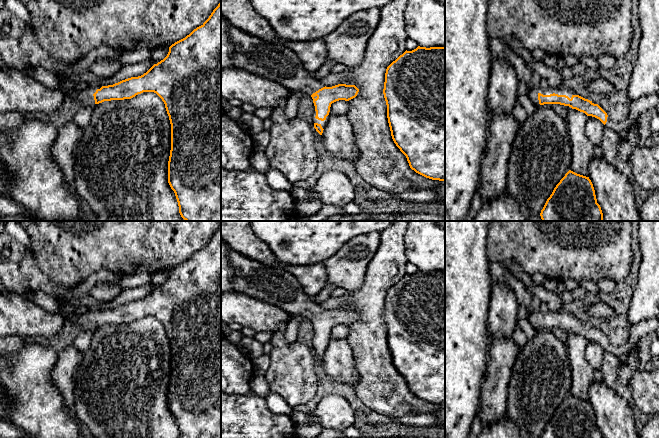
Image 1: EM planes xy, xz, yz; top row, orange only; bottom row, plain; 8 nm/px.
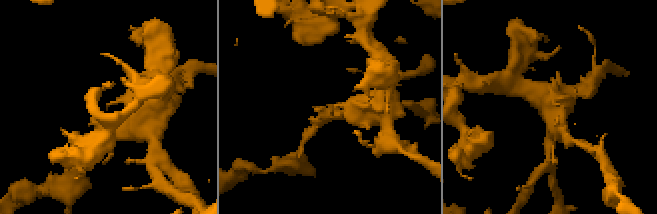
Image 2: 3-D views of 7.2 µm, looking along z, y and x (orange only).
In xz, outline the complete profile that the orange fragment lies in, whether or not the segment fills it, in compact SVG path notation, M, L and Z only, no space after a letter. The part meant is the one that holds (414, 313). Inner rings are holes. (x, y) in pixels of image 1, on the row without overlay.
M418 270L412 275L406 274L387 291L383 318L387 329L387 342L392 363L406 380L410 392L426 402L445 406L445 271L426 272Z

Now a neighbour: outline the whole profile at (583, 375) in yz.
M571 333L566 343L572 367L570 394L586 401L589 400L589 386L604 380L601 371L593 369L585 358L587 341L585 337Z

